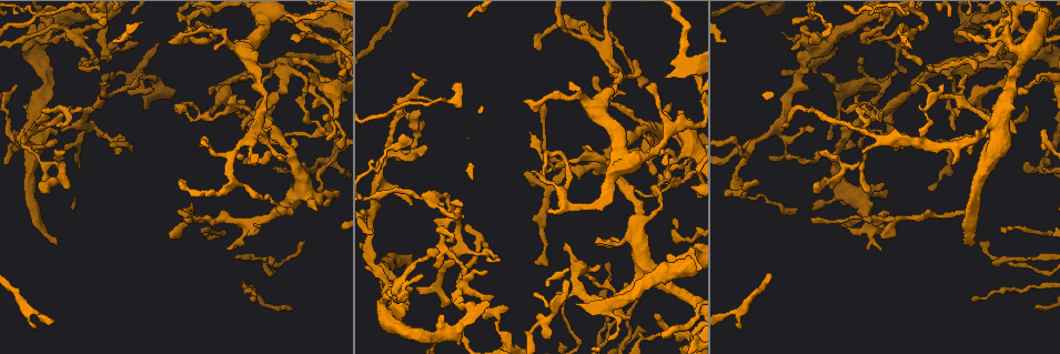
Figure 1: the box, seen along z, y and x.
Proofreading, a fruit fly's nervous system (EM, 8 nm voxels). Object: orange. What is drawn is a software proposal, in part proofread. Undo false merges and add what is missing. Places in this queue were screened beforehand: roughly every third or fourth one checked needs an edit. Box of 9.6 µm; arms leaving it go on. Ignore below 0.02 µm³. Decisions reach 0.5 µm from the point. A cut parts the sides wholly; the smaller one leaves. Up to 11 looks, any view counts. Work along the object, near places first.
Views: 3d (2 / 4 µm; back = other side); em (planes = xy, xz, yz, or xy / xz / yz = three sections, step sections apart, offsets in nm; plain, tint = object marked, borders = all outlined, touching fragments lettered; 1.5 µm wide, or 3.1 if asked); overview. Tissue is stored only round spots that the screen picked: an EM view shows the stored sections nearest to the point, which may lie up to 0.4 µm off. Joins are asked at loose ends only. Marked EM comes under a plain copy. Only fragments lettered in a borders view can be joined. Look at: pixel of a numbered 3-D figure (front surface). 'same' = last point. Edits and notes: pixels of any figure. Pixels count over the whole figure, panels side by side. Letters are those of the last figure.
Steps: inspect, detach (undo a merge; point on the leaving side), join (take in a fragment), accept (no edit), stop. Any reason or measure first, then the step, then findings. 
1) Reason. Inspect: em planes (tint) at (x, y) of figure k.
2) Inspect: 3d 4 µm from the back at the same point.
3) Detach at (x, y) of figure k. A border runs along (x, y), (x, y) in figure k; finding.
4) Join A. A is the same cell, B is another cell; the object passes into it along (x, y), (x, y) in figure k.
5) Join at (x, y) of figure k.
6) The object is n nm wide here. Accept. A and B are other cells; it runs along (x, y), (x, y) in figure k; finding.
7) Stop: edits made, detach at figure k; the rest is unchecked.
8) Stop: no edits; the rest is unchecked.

Sharp bend. Inspect: 3d 4 µm at (438, 291) of figure 1.

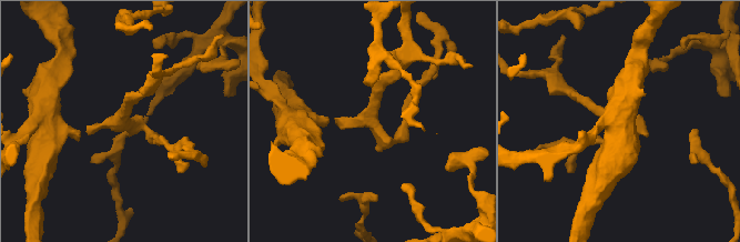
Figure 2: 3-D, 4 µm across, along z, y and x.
3 arms meet here. Inspect: em planes (borders) at (370, 120) of figure 2.

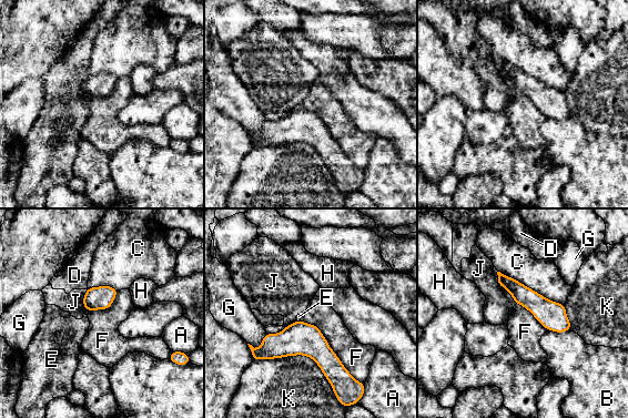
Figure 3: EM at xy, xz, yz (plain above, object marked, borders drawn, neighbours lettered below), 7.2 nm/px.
The longest contact is with K, 750 nm. Accept. A, B, C, D, E, F, G, H, J and K are other cells; one cell here.

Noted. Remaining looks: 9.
Branch stops here. Inspect: em xy step 4 (borders) at (58, 244) of figure 1.

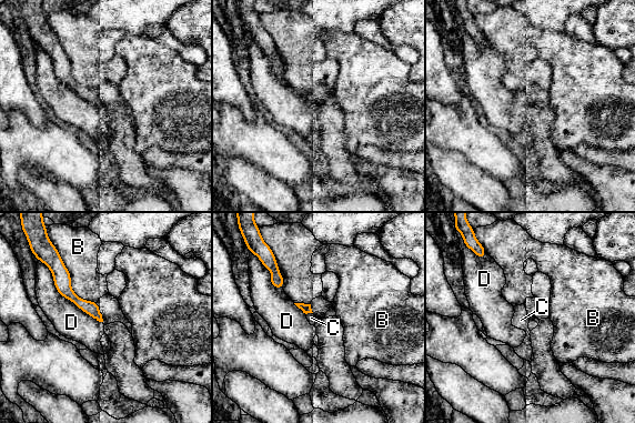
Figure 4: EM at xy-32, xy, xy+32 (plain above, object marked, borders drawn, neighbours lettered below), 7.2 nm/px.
Accept. B, C and D are other cells; it runs along (64, 273), (64, 288), (99, 318) in figure 4; none of them fits.

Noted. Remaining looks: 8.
Free end. Inspect: 3d 4 µm at (208, 93) of figure 1.

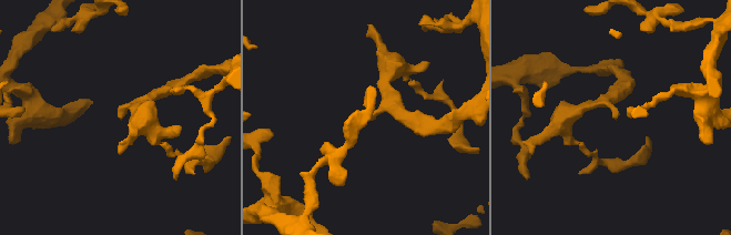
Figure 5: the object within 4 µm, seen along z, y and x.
The arms are 170, 200 nm wide. Inspect: em xy step 4 (tint) at (616, 115) of figure 5.

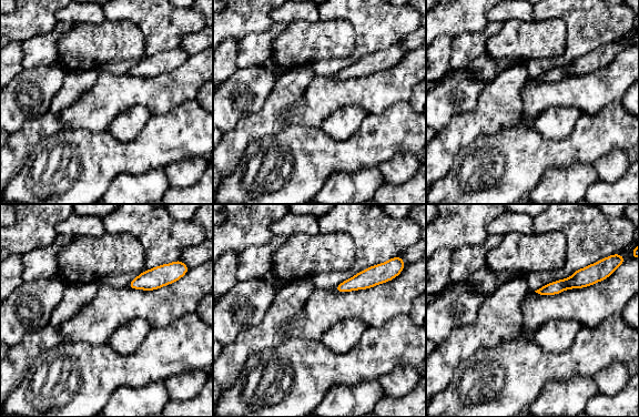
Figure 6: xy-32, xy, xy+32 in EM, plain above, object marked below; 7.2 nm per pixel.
Inspect: em planes (borders) at the same point.

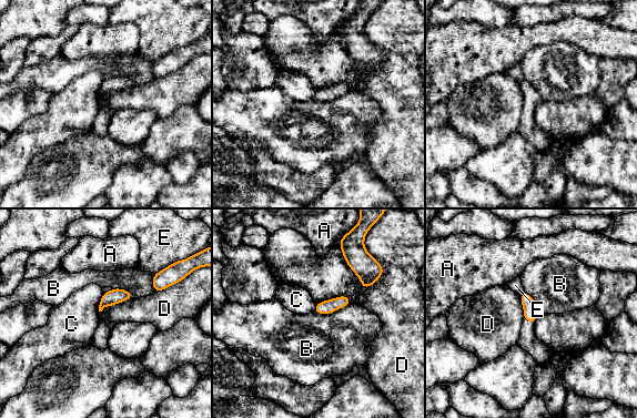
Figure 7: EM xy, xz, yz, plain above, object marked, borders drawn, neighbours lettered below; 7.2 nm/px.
Accept. A, B, C, D and E are other cells; a border runs along (103, 293), (98, 311) in figure 7; none of them fits.

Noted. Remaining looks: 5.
Abrupt turn. Inspect: 3d 4 µm at (312, 86) of figure 1.

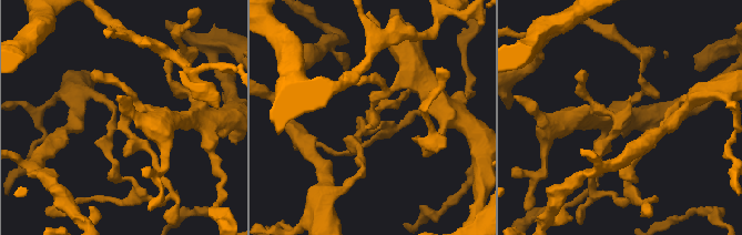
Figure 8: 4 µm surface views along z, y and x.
Shape alone is not enough. Inspect: em planes (tint) at (613, 117) of figure 8.

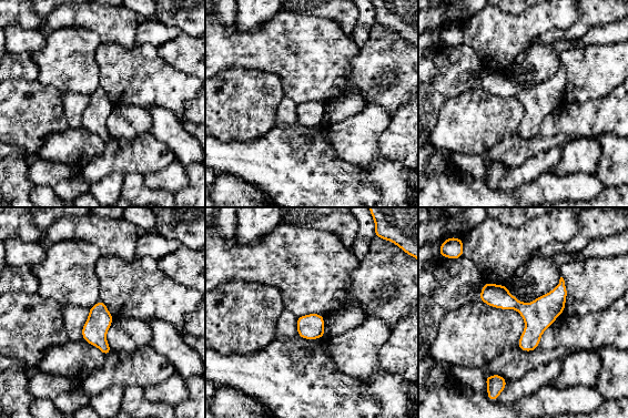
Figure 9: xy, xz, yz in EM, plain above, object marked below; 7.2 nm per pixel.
Inspect: em planes (borders) at the same point.

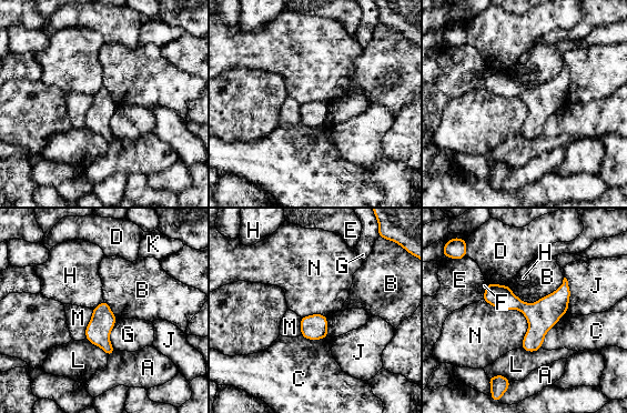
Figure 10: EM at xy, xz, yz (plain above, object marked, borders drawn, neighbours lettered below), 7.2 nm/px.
Accept. A, B, C, D, E, F, G, H, J, K, L, M and N are other cells; a border runs along (483, 299), (523, 314), (521, 346) in figure 10; all the same cell.

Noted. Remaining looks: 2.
Stop: no edits; the rest is unchecked.

